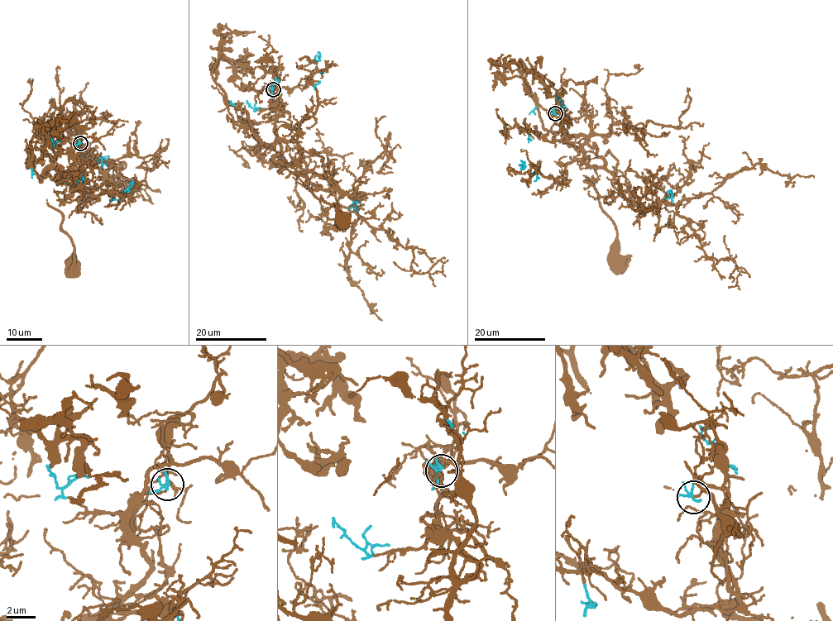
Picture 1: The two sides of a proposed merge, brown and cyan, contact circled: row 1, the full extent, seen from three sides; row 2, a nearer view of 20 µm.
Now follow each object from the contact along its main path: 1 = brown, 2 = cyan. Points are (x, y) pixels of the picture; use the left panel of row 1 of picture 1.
1: (79, 143), (72, 150), (76, 164), (60, 175), (89, 199), (59, 210), (73, 266)
2: (79, 143), (76, 145), (102, 157), (100, 157), (103, 164), (128, 187), (131, 182)

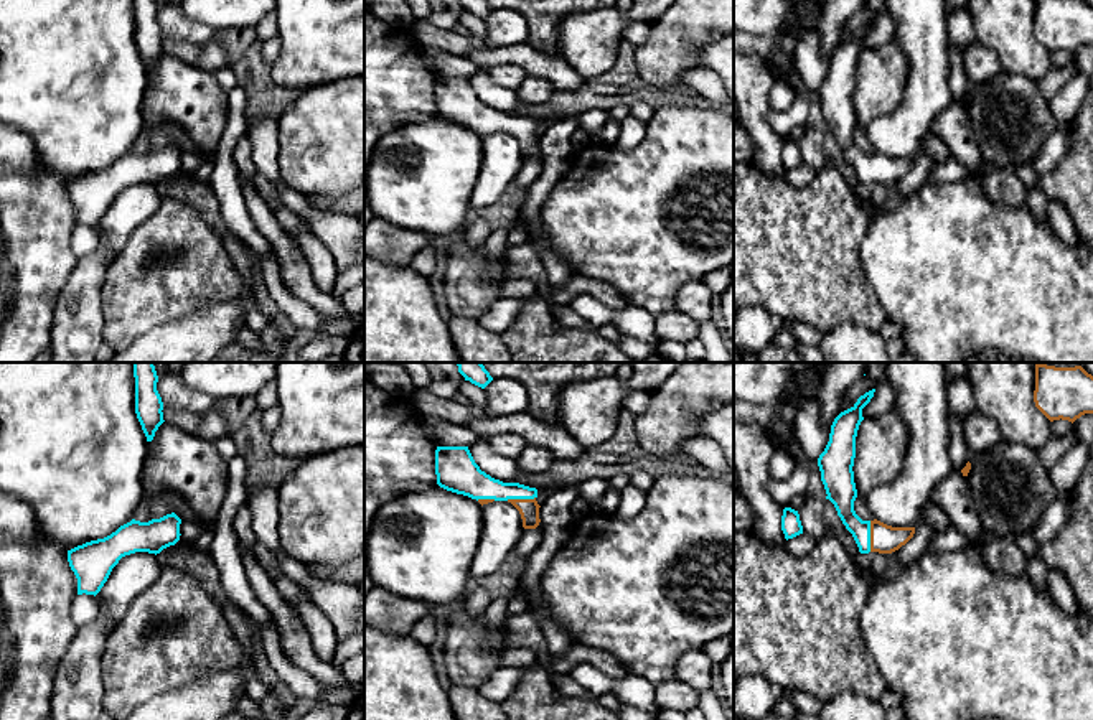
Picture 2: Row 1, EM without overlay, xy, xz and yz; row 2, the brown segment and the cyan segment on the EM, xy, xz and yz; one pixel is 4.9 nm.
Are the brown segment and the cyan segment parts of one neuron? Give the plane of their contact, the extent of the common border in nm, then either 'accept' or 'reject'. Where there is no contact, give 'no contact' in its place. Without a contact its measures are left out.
meets brown in yz; contact 150 nm long; reject

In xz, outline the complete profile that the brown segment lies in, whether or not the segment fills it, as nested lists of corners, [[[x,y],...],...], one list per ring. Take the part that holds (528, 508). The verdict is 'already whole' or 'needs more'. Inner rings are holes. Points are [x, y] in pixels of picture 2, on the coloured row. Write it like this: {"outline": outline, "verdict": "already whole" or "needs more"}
{"outline": [[[508,499],[521,514],[524,529],[536,529],[541,522],[539,519],[539,504],[534,499]]], "verdict": "already whole"}

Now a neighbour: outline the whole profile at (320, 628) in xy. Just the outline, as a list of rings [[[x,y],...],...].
[[[285,573],[275,577],[272,583],[300,615],[317,656],[325,662],[333,662],[340,639],[331,619],[317,606],[308,593]]]

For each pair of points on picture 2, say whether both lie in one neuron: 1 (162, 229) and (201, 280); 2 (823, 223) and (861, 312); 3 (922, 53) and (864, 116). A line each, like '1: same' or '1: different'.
1: same
2: same
3: different

